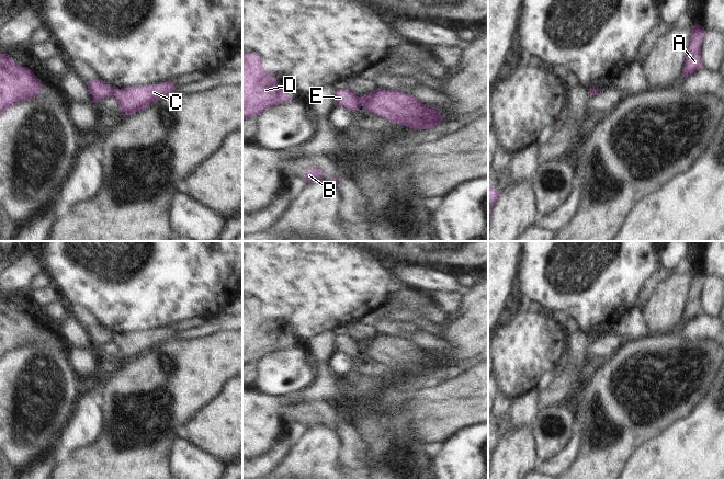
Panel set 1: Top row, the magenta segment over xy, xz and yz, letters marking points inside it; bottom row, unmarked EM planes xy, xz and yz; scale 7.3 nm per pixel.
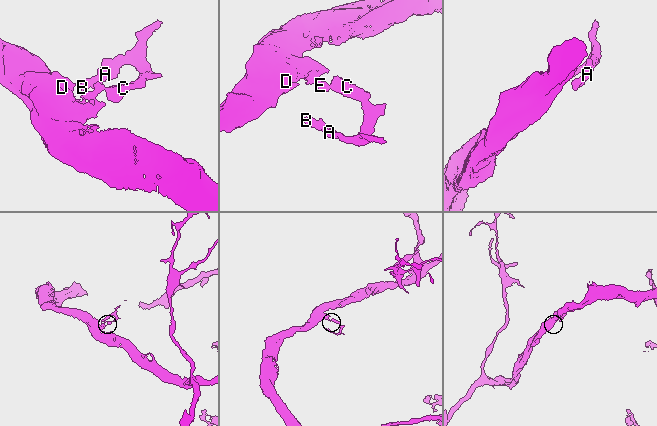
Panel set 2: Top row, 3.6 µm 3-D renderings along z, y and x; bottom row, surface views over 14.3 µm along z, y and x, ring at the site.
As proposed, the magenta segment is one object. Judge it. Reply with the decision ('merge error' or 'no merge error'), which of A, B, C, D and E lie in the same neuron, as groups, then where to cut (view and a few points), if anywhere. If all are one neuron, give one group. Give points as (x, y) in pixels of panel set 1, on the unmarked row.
merge error | A B C / D E | xz (358, 343), (361, 350)

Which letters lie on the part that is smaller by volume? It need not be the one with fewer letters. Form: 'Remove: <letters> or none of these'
Remove: A, B, C

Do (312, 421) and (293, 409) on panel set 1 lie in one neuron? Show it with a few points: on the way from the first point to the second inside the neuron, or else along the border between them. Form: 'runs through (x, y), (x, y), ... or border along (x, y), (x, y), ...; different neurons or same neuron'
runs through (307, 418), (297, 412); same neuron

